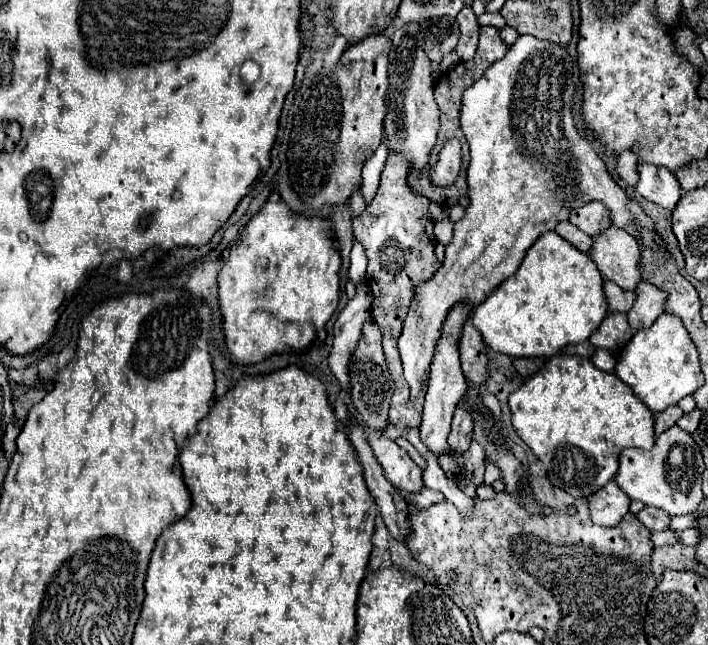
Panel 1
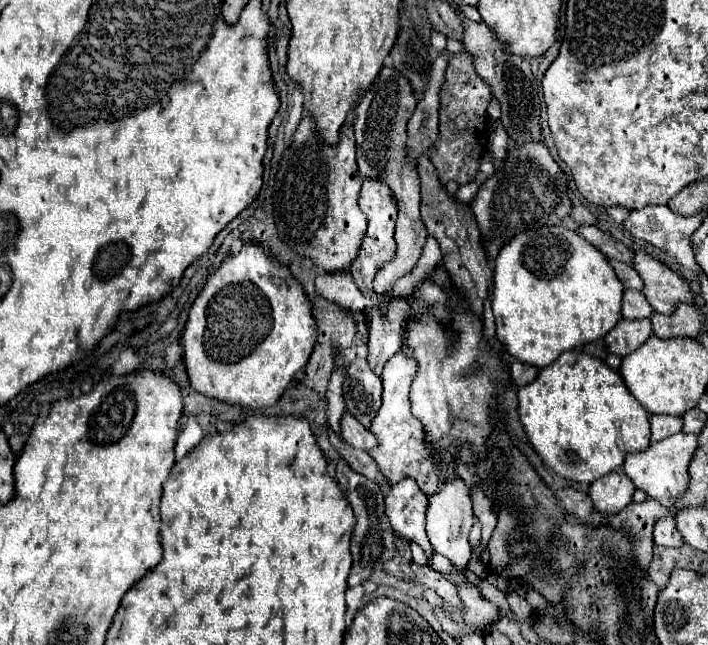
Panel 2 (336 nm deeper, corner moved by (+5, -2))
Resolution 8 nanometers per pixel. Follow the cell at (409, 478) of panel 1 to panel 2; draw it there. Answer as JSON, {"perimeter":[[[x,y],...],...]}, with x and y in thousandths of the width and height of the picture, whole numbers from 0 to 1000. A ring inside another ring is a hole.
{"perimeter":[[[494,640],[483,643],[480,668],[483,668],[483,681],[503,696],[523,699],[528,690],[534,690],[534,681],[511,656],[506,656]]]}

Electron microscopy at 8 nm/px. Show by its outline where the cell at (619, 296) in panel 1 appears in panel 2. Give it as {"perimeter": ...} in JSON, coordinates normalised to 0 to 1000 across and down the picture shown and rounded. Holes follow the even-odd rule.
{"perimeter":[[[884,448],[879,464],[879,491],[881,495],[910,495],[924,485],[921,473],[912,467],[912,460],[904,451]]]}

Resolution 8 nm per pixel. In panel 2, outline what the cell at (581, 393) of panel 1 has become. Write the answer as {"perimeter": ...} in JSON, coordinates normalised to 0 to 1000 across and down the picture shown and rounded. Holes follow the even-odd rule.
{"perimeter":[[[822,544],[794,547],[780,566],[768,569],[749,597],[740,597],[732,606],[732,643],[766,715],[788,736],[814,749],[842,746],[845,740],[873,727],[887,702],[910,699],[918,690],[918,643],[893,616],[879,581],[859,569],[856,560],[833,553]]]}

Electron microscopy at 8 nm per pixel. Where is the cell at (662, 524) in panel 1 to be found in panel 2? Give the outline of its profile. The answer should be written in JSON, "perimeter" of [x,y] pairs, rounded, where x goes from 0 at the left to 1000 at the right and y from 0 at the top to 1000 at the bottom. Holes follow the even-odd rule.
{"perimeter":[[[949,802],[929,805],[929,811],[924,817],[924,842],[935,845],[935,848],[963,848],[966,845],[966,836],[963,836],[960,823],[955,820],[955,808]]]}

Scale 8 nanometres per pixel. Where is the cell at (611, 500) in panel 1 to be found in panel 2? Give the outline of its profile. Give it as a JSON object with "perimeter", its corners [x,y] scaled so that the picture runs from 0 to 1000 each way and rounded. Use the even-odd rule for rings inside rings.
{"perimeter":[[[864,730],[836,749],[833,771],[847,795],[862,798],[873,795],[873,789],[881,789],[893,777],[895,758],[895,749],[881,730]]]}

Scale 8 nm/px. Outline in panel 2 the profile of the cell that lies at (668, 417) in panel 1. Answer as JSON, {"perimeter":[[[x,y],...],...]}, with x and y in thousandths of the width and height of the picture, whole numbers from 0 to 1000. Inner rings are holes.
{"perimeter":[[[921,643],[918,659],[921,659],[921,684],[935,684],[935,681],[963,668],[963,647],[955,647],[955,643]]]}

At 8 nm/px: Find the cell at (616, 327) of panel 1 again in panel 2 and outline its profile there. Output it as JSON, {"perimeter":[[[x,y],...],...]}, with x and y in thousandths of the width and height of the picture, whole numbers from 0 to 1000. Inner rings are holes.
{"perimeter":[[[879,495],[853,526],[859,532],[862,547],[881,553],[898,544],[918,519],[921,519],[918,495],[895,495],[895,498]]]}

